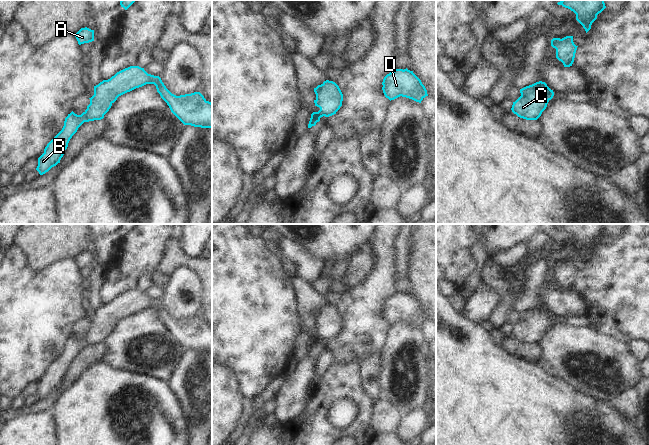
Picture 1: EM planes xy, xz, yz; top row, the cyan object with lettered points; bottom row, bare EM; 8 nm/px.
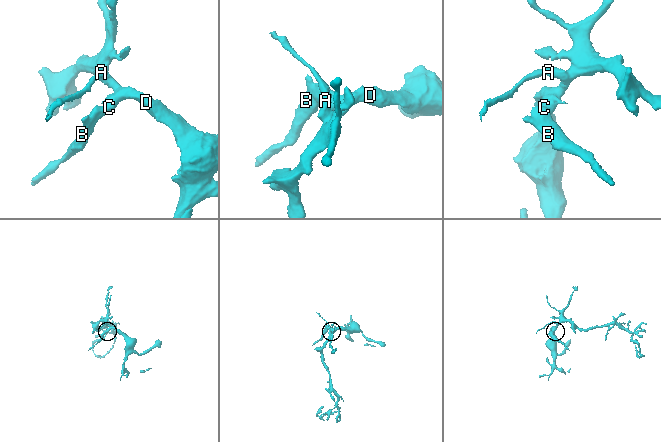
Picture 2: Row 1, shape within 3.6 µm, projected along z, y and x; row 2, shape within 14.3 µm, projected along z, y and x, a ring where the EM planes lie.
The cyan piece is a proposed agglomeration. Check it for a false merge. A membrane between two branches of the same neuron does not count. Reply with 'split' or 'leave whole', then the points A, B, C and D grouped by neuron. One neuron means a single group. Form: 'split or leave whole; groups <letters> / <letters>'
leave whole; groups A B C D

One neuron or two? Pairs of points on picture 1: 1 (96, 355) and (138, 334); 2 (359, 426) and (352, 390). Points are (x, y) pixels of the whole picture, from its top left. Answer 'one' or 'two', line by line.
1: two
2: one

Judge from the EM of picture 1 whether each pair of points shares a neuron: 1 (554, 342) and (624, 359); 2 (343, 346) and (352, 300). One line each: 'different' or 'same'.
1: same
2: same

